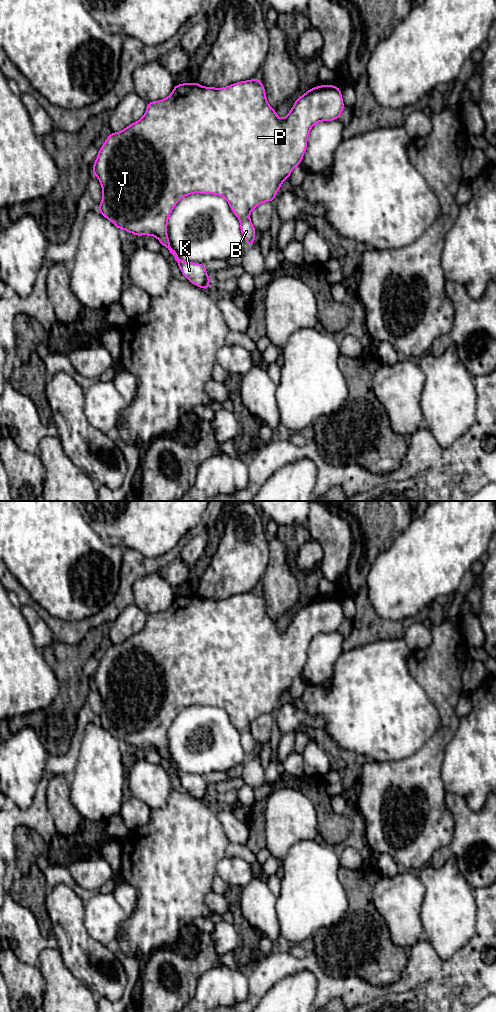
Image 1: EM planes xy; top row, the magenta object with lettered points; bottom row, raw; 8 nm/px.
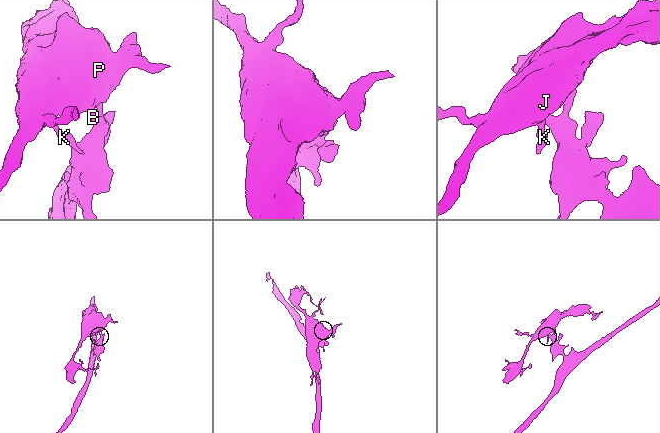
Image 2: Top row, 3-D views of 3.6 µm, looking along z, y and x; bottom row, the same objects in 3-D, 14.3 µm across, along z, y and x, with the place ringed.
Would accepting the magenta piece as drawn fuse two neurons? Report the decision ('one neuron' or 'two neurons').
one neuron

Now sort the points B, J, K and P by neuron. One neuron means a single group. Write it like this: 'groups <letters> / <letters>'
groups B J K P

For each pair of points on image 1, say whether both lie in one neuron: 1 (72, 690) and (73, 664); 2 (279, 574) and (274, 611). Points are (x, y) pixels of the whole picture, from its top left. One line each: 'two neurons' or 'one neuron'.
1: one neuron
2: one neuron

